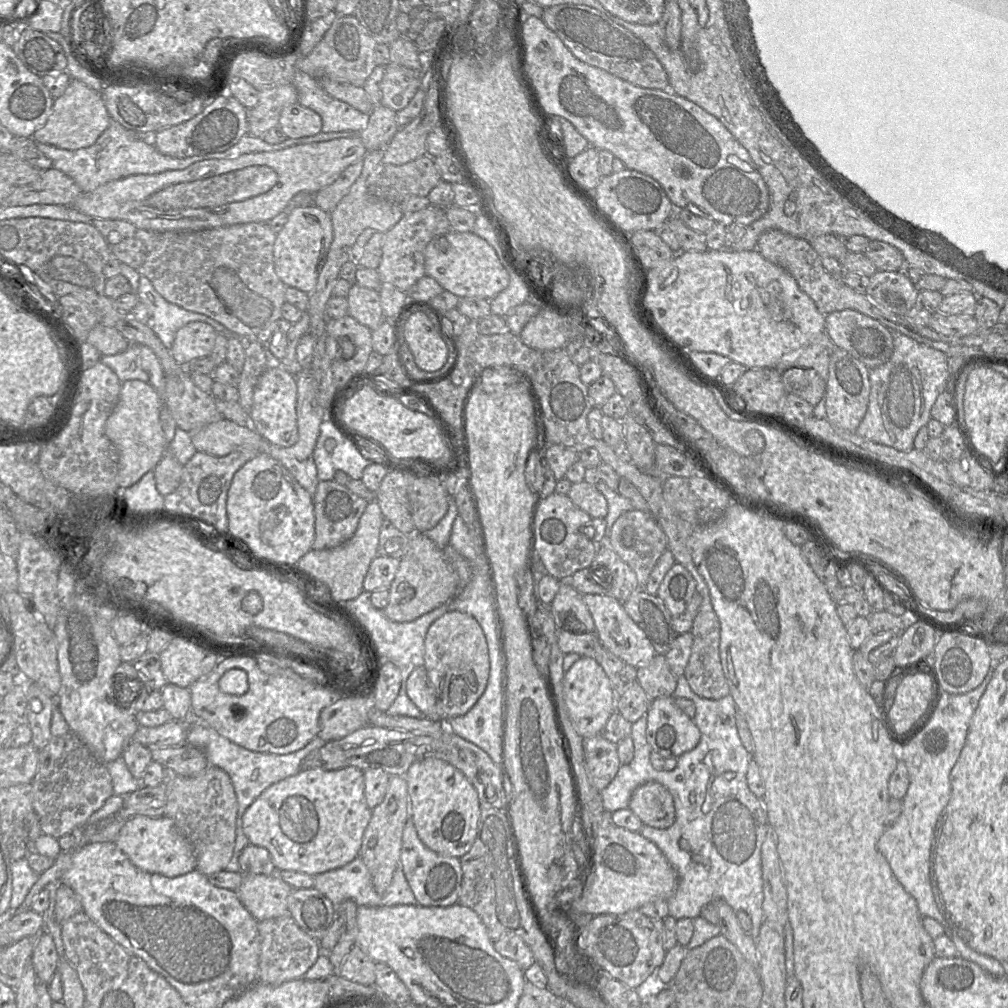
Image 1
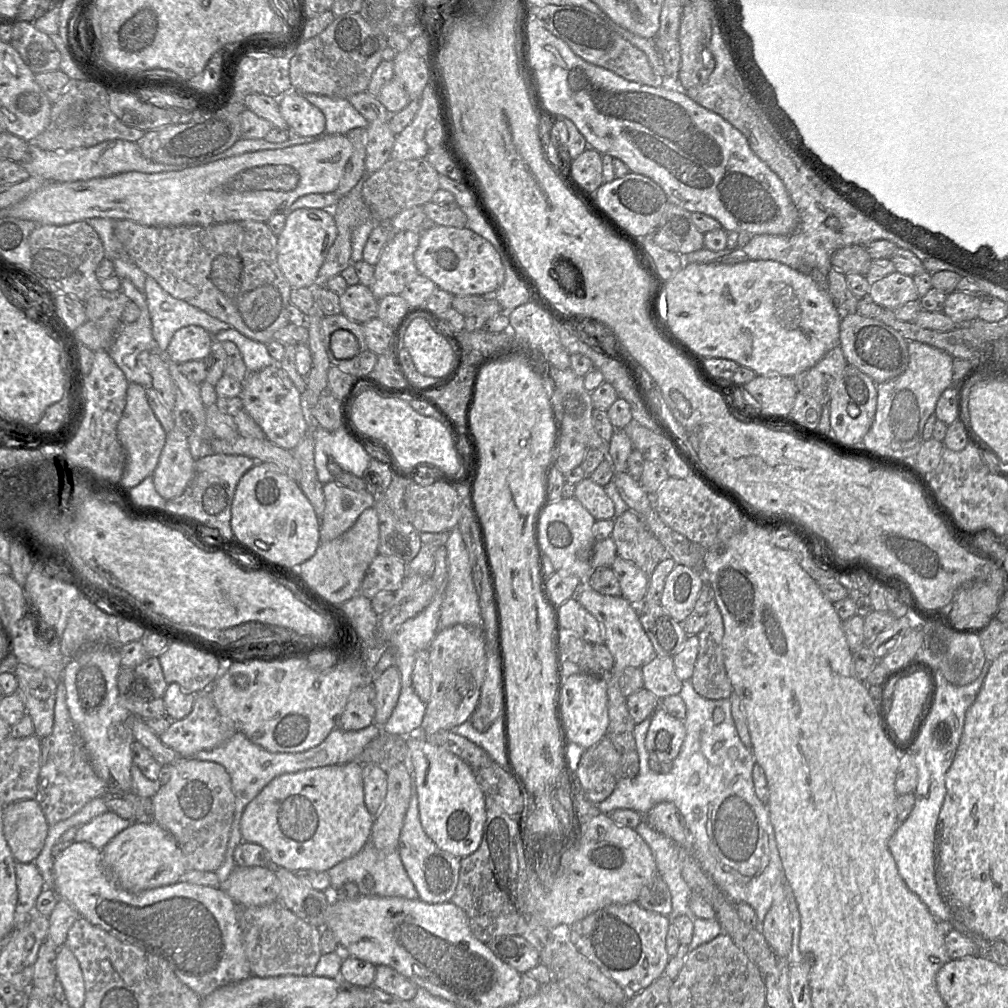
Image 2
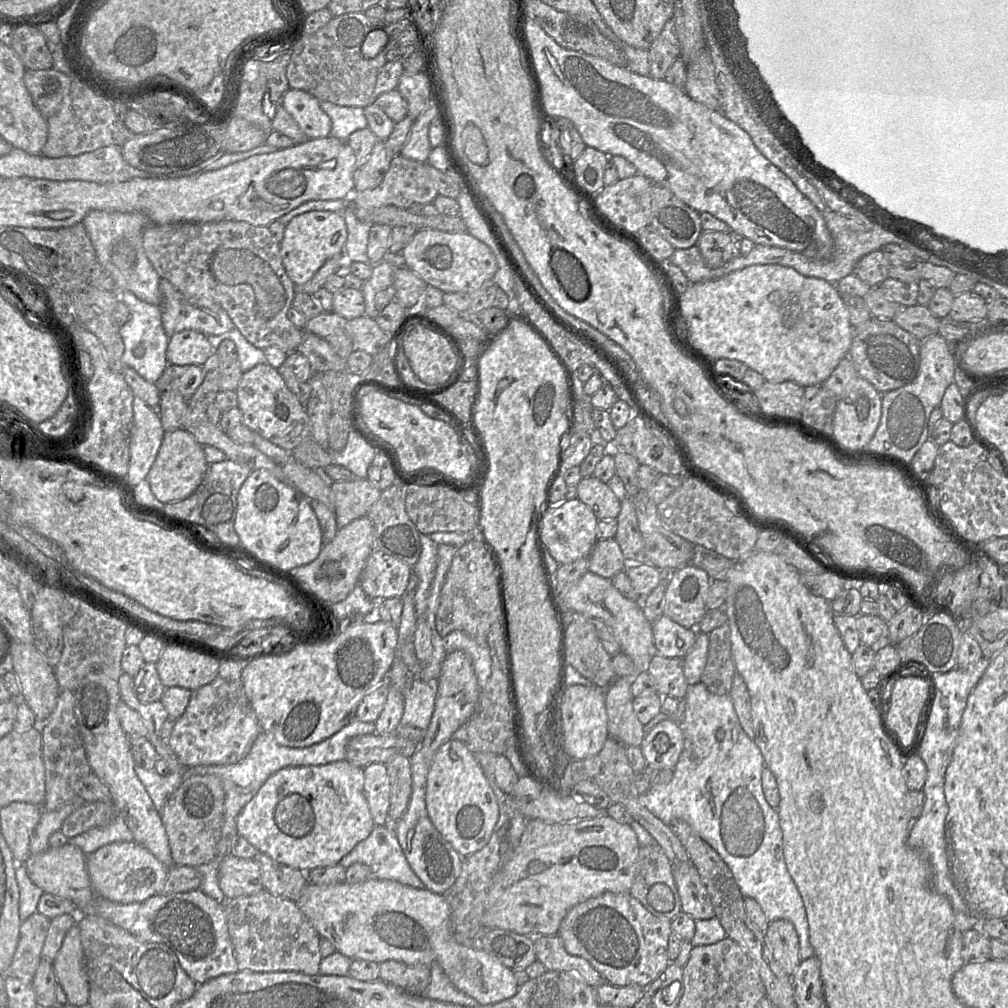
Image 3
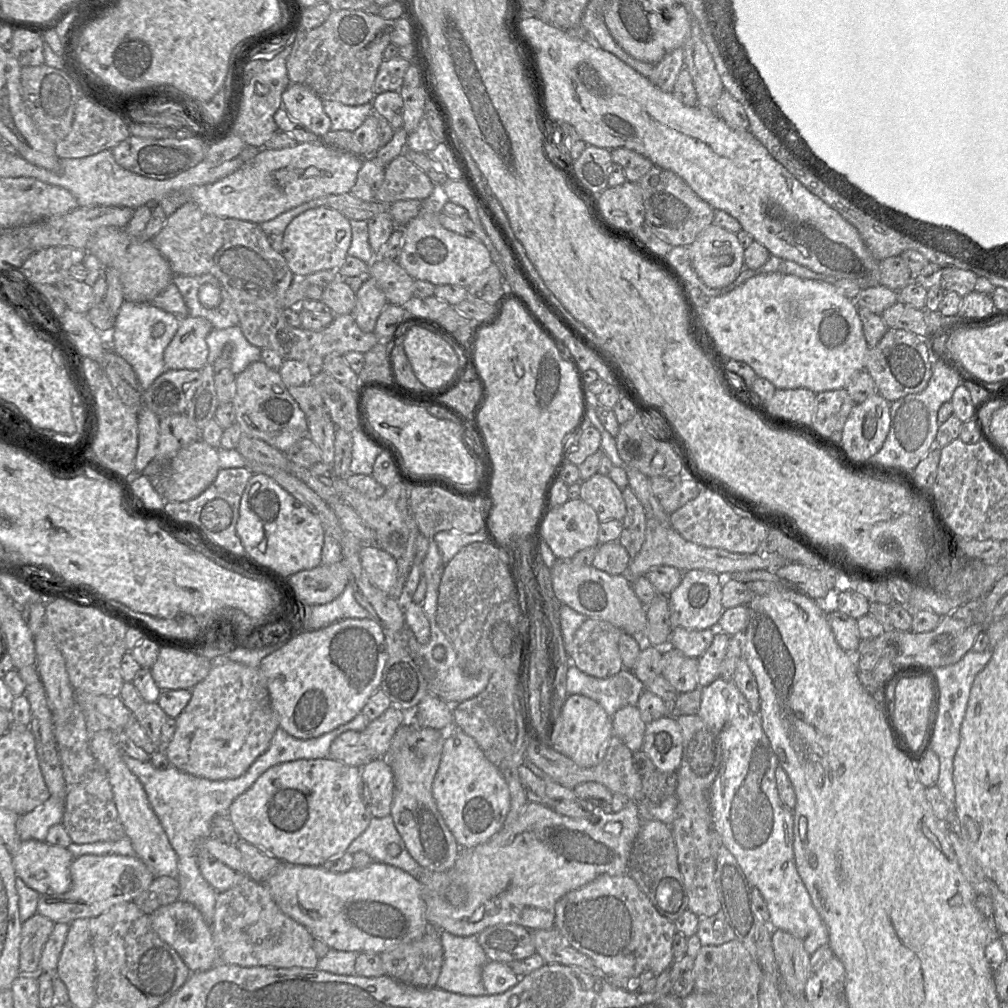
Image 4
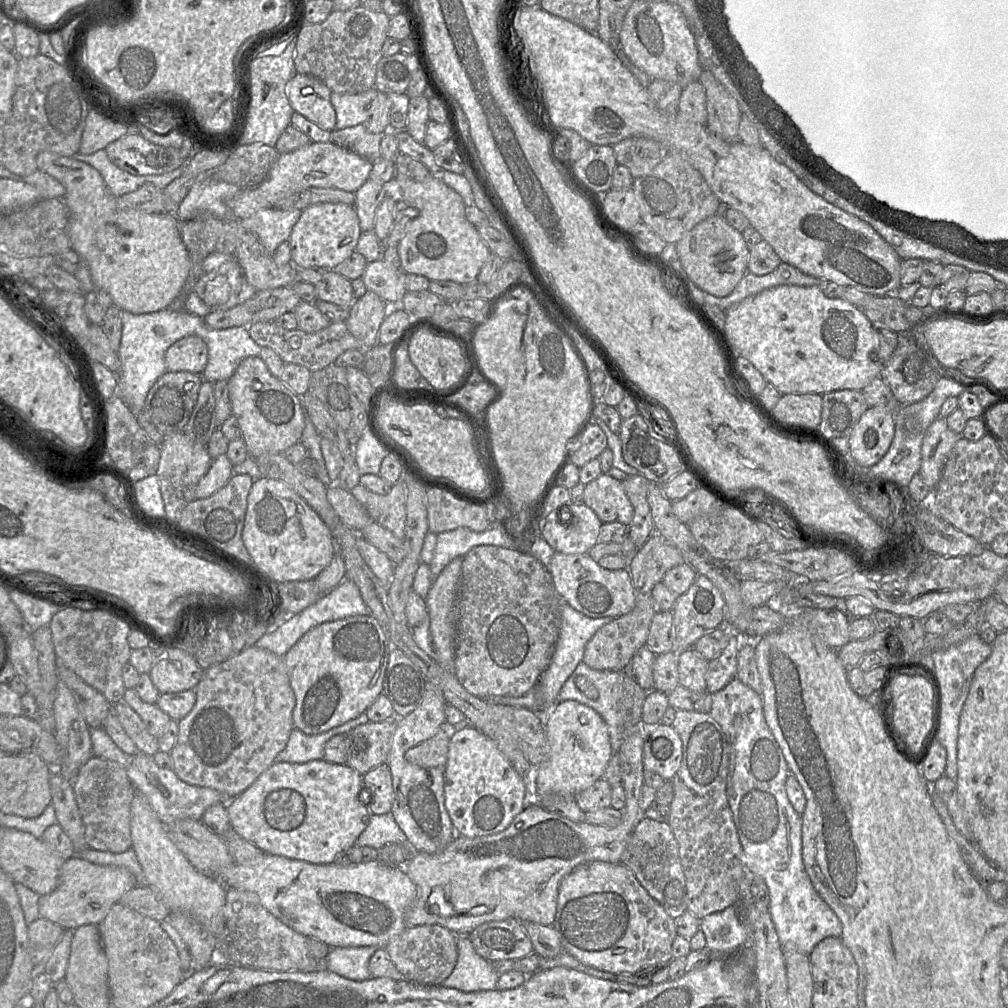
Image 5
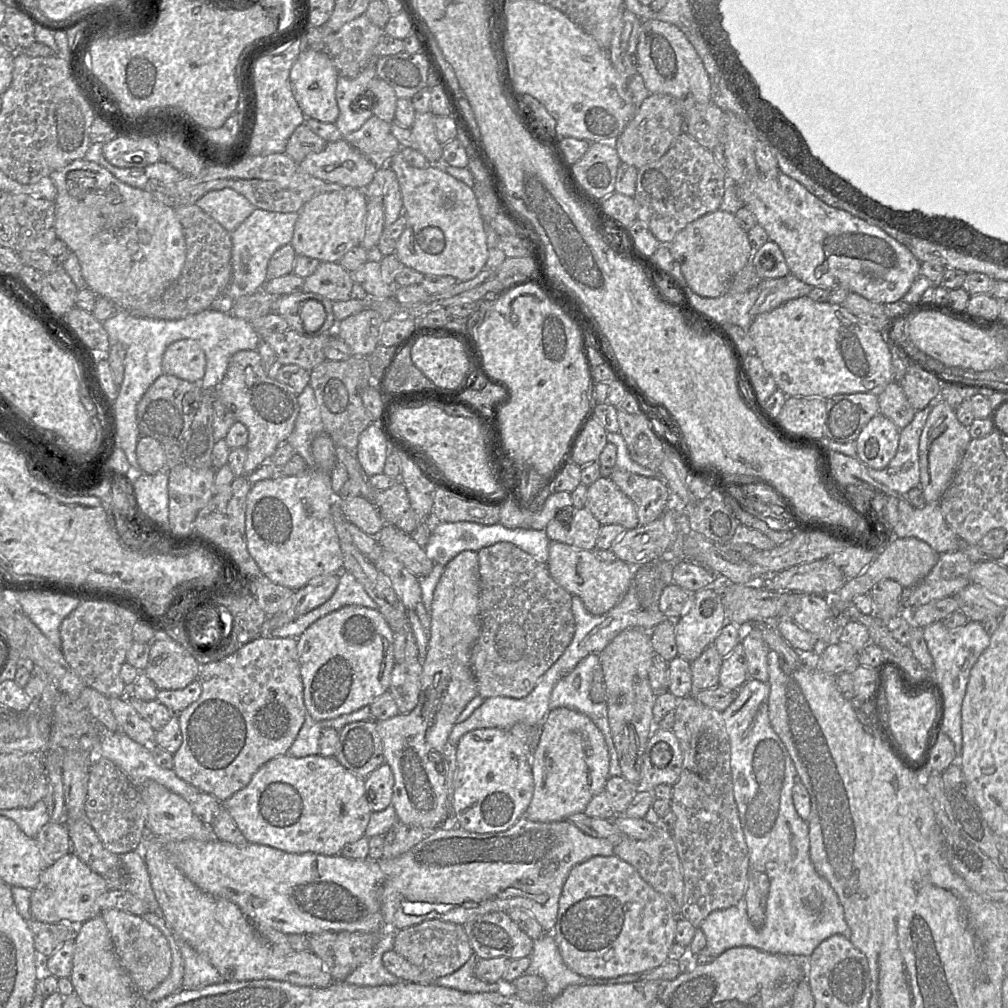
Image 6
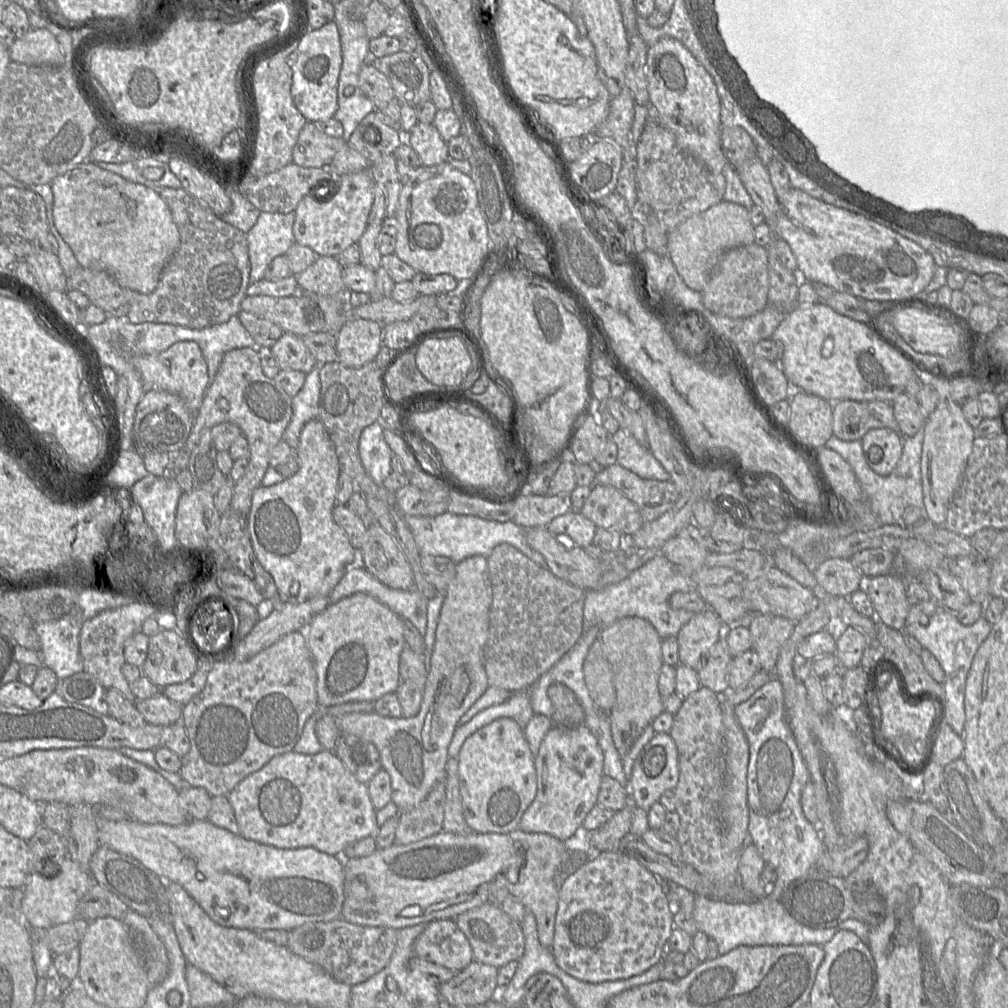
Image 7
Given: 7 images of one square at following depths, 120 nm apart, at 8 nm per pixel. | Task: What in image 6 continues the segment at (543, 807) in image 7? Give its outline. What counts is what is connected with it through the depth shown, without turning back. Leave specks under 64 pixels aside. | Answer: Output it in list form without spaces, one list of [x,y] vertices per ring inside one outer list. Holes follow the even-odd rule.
[[[566,707],[549,710],[543,720],[541,736],[532,752],[534,791],[525,816],[534,822],[565,820],[575,813],[584,813],[590,800],[604,791],[609,776],[609,751],[604,736],[586,715]]]

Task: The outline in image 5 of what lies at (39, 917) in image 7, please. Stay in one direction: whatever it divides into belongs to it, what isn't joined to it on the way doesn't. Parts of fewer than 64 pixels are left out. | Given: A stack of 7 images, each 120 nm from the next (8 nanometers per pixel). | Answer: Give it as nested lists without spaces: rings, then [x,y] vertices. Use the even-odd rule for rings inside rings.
[[[73,855],[63,862],[56,888],[39,897],[38,912],[40,917],[68,930],[85,924],[98,925],[111,907],[136,885],[134,876],[126,868],[93,864]]]

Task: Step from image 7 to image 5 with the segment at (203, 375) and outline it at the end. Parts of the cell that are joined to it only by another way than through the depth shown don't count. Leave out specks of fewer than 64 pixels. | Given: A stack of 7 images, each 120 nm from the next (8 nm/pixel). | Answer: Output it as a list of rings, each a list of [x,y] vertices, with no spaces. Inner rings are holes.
[[[195,335],[177,340],[165,353],[165,367],[169,372],[190,372],[201,375],[207,362],[207,345]]]

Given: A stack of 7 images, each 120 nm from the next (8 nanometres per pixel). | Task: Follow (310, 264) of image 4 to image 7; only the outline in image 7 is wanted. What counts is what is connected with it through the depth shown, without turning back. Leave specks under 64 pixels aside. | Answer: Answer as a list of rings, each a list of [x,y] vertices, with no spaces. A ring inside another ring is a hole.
[[[369,170],[352,172],[338,178],[337,193],[327,201],[319,201],[314,195],[305,195],[298,203],[294,213],[293,234],[295,243],[307,246],[320,256],[334,256],[353,244],[358,244],[368,225],[368,218],[374,201],[374,180]]]

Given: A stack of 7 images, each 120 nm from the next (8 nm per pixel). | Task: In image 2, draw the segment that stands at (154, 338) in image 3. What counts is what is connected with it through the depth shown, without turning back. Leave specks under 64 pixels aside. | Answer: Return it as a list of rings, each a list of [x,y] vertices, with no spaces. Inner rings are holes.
[[[121,279],[120,291],[123,292],[140,309],[139,318],[130,324],[122,324],[115,335],[108,354],[124,373],[129,383],[137,383],[145,389],[152,387],[152,377],[149,373],[149,356],[151,353],[161,352],[158,343],[152,335],[152,323],[145,294],[140,292],[129,280]]]

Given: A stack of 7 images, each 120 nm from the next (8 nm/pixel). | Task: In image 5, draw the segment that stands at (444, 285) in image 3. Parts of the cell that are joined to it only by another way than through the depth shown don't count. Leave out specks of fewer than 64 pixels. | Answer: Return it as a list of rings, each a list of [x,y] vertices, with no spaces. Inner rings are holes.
[[[434,175],[423,182],[396,180],[394,177],[390,183],[383,185],[388,185],[387,194],[394,194],[398,200],[404,200],[419,210],[419,215],[408,223],[407,231],[398,244],[402,270],[405,273],[422,275],[430,281],[450,280],[463,285],[476,280],[491,251],[479,235],[477,227],[466,218],[466,205],[461,195]]]

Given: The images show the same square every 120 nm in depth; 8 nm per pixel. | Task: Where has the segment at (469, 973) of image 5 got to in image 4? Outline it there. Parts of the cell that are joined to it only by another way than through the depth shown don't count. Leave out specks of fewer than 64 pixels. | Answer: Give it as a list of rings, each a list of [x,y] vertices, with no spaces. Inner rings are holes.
[[[439,931],[439,936],[443,947],[443,964],[435,986],[461,995],[486,995],[482,969],[489,959],[477,935],[456,936]]]

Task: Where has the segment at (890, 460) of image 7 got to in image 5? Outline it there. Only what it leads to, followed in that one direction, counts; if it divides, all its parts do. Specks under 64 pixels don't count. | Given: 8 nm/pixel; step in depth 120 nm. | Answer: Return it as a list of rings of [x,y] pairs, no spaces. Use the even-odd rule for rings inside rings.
[[[880,405],[869,407],[848,439],[852,459],[860,466],[875,465],[887,453],[894,432],[894,411]]]

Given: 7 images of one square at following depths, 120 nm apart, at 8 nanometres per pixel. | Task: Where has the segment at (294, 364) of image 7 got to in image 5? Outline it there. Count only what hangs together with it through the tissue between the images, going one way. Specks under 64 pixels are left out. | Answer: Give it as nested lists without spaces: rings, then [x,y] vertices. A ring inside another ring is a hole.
[[[275,321],[252,323],[247,329],[250,337],[260,347],[269,347],[284,363],[301,365],[311,372],[336,362],[348,349],[362,349],[361,343],[348,330],[345,321],[330,323],[326,328],[314,333],[306,333],[299,329],[287,330]]]

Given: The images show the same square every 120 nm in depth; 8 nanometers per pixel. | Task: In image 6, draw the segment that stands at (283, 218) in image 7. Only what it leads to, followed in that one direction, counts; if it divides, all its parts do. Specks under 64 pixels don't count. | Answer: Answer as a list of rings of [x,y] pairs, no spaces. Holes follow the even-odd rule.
[[[256,208],[233,232],[231,232],[232,277],[221,296],[233,301],[260,290],[268,280],[267,267],[272,255],[282,246],[290,244],[298,212],[280,213]]]

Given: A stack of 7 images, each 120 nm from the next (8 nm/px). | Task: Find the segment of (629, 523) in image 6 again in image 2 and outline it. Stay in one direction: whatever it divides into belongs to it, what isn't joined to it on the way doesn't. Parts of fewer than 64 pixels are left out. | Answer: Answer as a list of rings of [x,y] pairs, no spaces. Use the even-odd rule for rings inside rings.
[[[586,477],[575,485],[574,498],[576,498],[597,521],[614,518],[614,502],[606,494],[604,487],[596,484],[589,477]]]

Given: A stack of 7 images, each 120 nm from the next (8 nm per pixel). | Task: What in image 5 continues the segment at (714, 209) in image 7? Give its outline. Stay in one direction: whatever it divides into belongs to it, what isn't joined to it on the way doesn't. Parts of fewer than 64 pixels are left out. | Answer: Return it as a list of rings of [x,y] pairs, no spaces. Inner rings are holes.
[[[711,216],[688,231],[677,243],[681,265],[689,279],[701,290],[716,296],[728,296],[748,272],[749,249],[742,233],[722,216]]]

